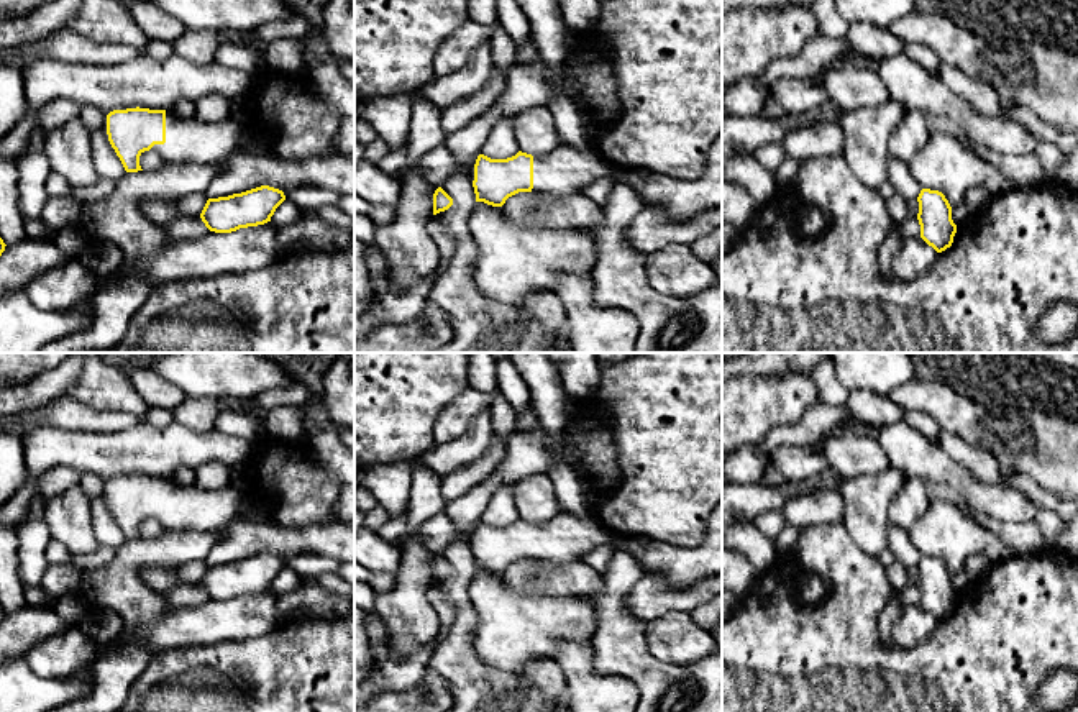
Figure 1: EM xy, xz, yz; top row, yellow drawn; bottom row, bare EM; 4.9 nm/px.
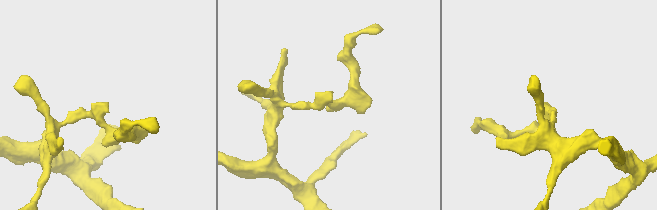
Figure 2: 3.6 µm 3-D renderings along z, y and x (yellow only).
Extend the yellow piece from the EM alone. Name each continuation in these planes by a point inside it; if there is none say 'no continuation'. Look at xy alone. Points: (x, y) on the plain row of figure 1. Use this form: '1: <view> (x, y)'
1: xy (186, 507)

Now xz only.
1: xz (566, 538)

